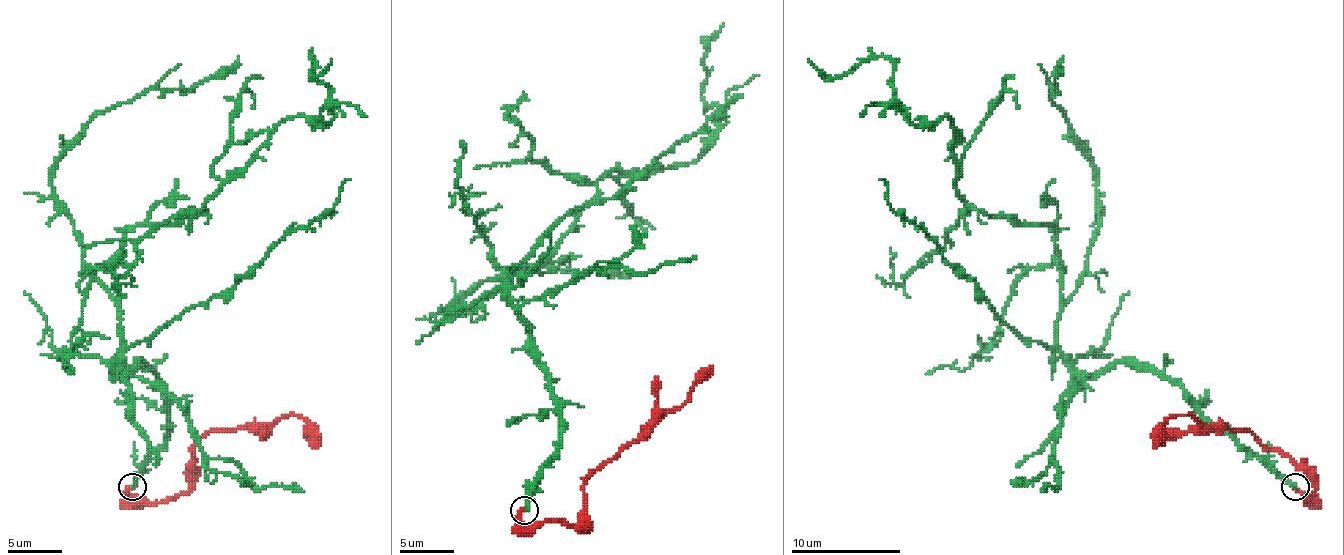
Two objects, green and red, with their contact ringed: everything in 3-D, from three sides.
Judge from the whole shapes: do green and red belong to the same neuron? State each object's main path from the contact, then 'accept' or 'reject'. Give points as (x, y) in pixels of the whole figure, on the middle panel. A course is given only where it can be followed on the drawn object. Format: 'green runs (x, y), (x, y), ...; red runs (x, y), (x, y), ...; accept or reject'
green runs (523, 511), (559, 401), (507, 275), (537, 267), (600, 179), (693, 163), (718, 124), (701, 97), (723, 23); red runs (523, 511), (520, 519), (526, 524), (556, 521), (581, 530), (586, 502), (583, 483), (679, 407), (709, 368); reject

